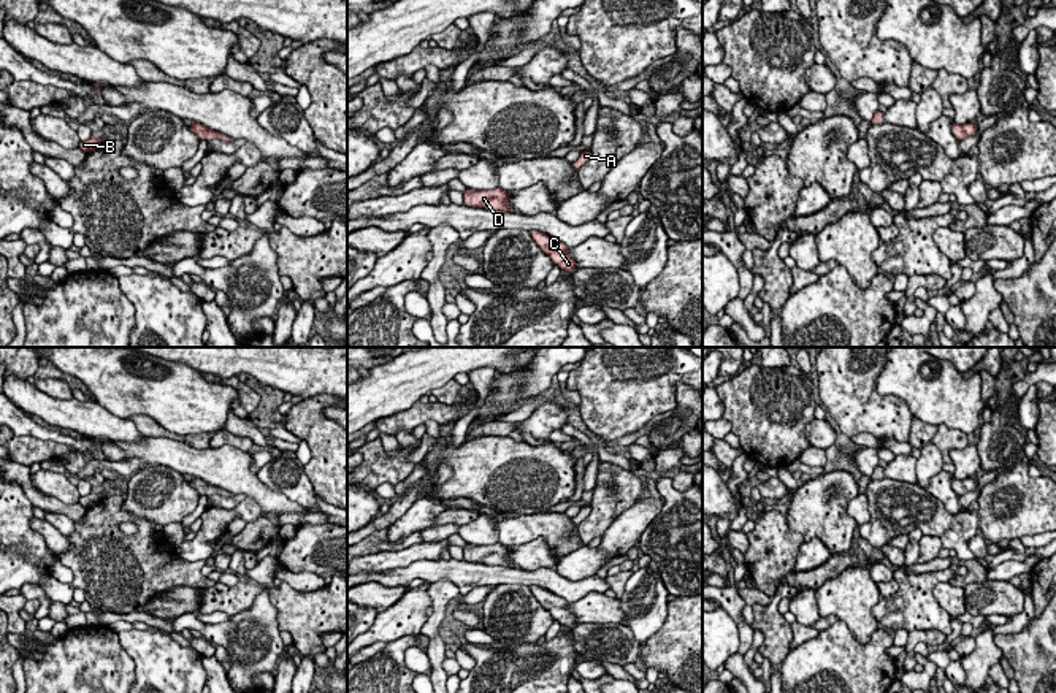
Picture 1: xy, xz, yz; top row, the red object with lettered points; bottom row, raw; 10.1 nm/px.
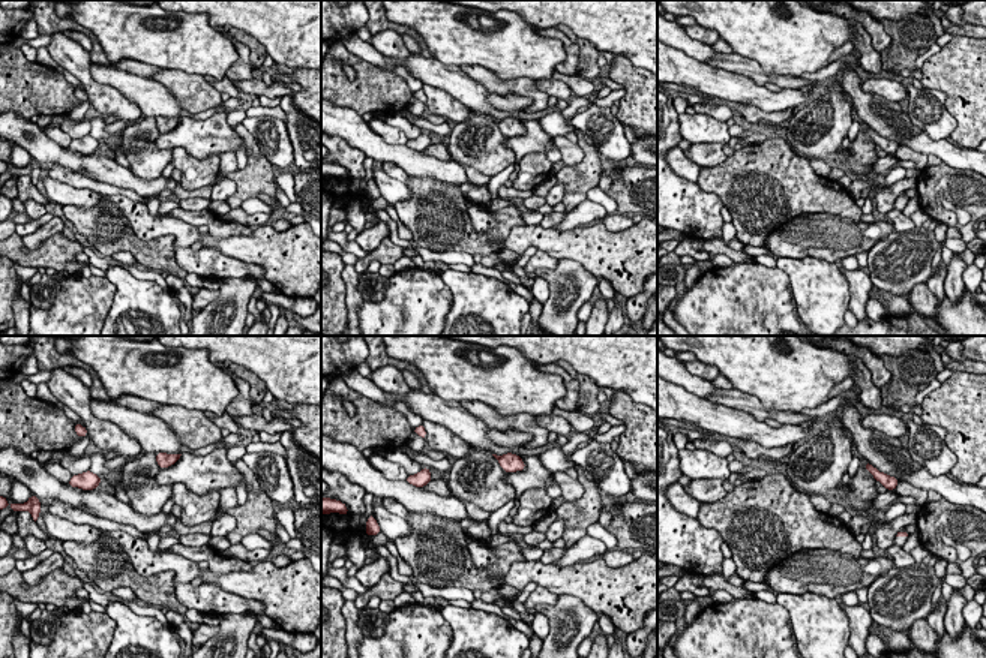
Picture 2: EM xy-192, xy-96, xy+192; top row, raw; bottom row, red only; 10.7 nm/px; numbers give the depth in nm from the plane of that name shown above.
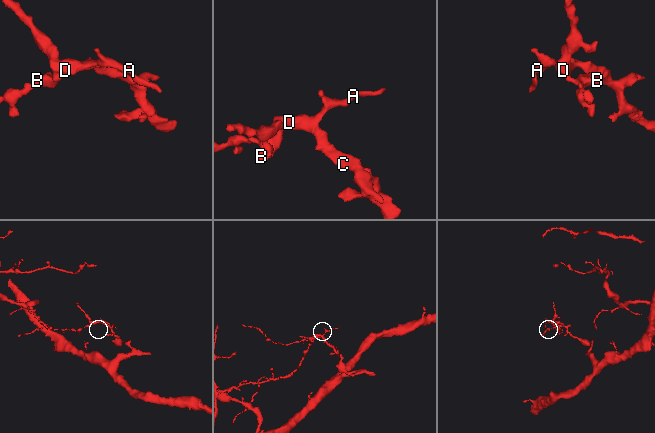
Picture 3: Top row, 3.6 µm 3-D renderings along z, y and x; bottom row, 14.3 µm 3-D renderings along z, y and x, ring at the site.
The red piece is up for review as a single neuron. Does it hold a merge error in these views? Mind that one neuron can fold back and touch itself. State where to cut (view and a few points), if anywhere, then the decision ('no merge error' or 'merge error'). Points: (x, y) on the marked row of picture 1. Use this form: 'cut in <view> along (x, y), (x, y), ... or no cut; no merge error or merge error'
no cut; no merge error

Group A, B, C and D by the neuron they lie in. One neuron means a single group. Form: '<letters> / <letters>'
A B C D

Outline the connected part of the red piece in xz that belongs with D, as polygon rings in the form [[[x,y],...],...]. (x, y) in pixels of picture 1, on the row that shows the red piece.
[[[501,187],[492,190],[473,190],[466,189],[463,192],[465,206],[484,208],[490,211],[511,211],[515,212],[509,205],[509,190],[503,190]]]

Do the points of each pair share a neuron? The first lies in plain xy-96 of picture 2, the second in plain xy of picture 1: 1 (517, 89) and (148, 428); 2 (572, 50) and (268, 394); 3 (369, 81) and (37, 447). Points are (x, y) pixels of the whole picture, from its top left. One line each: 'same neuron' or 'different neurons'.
1: same neuron
2: different neurons
3: same neuron

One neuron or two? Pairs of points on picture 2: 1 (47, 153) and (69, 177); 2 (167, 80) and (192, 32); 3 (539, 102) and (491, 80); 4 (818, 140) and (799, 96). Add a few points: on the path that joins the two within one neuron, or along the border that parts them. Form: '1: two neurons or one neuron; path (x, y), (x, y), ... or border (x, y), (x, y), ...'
1: two neurons; border (53, 164), (68, 167), (77, 173)
2: two neurons; border (162, 68), (200, 74), (203, 77)
3: one neuron; path (529, 90), (526, 87), (503, 87)
4: two neurons; border (811, 95), (797, 110)

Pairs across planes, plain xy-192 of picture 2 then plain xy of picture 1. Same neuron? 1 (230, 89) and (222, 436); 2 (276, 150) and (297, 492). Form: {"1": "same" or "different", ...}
{"1": "same", "2": "same"}

